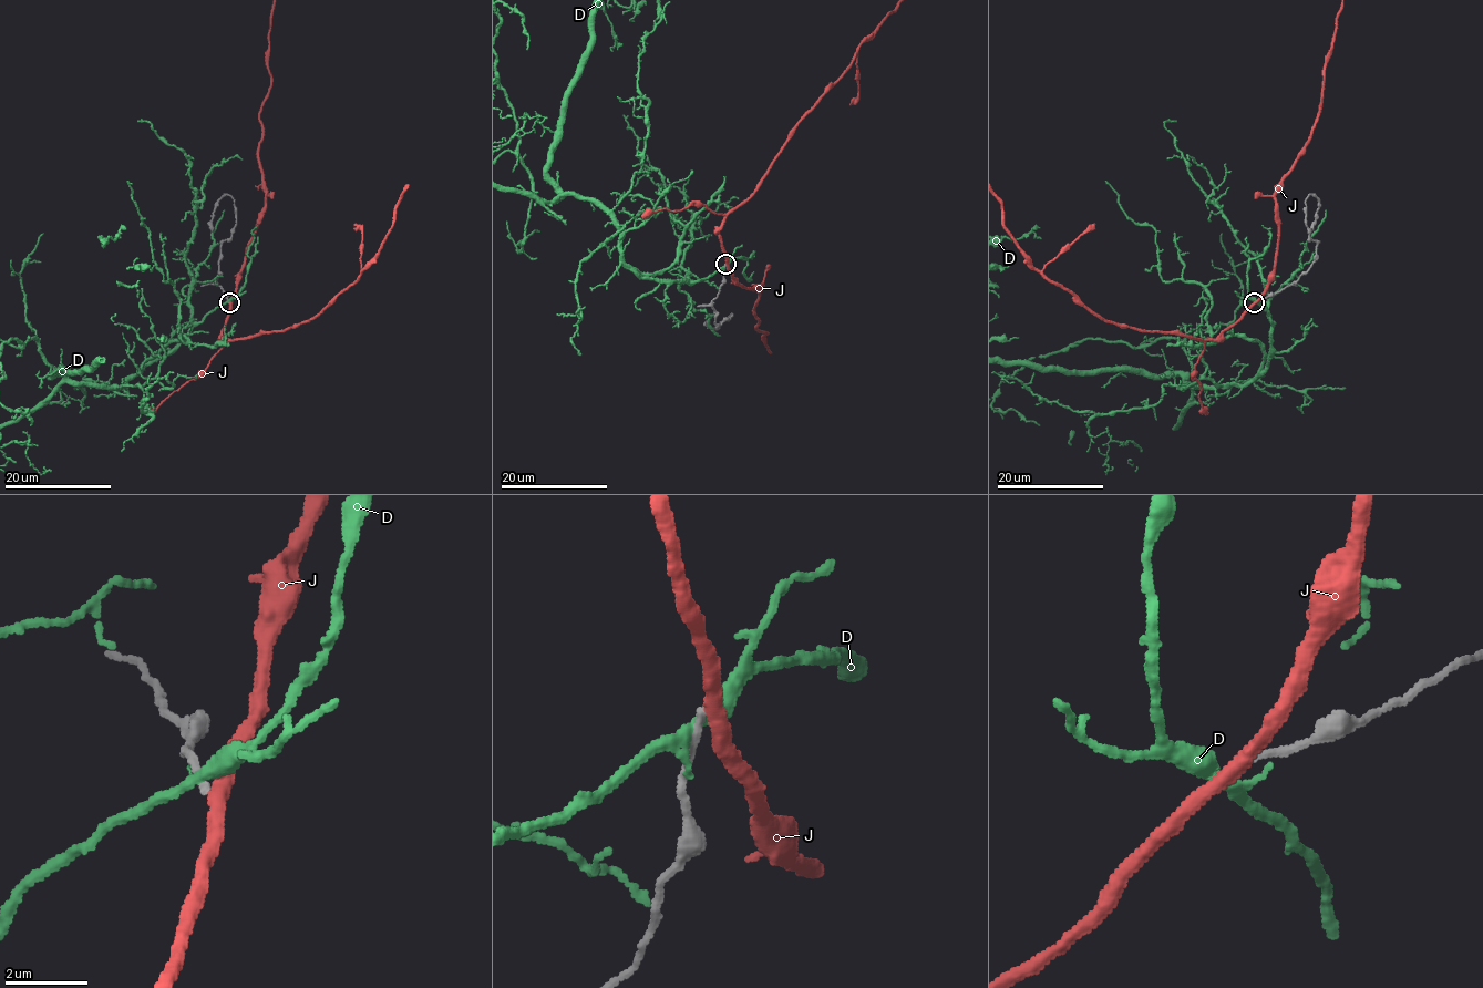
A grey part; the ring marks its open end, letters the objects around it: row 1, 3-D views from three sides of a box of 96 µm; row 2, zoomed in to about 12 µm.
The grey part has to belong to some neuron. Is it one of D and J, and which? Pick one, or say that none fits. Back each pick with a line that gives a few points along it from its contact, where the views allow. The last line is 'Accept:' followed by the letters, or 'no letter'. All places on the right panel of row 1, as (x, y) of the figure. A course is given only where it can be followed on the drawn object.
Accept: no letter

